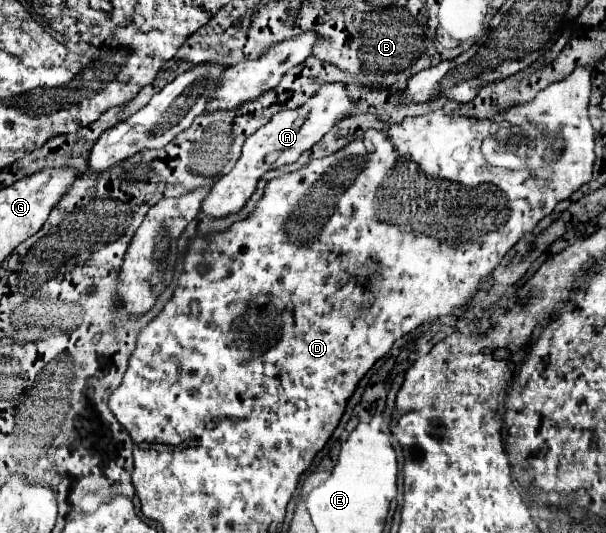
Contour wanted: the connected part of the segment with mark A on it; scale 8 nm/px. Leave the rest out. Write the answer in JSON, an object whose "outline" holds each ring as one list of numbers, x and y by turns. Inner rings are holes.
{"outline":[[328,83,322,85,320,93,312,97,308,103,304,103,300,109,280,111,280,115,274,115,268,125,260,127,260,131,256,131,246,139,242,147,242,155,234,165,234,169,228,175,220,177,210,189,210,193,206,195,206,199,202,201,202,213,212,219,222,219,230,213,242,211,242,207,252,197,258,181,266,171,294,163,304,151,312,149,312,145,318,143,318,139,324,137,330,131,330,127,336,125,336,121,342,119,342,115,350,109,354,109,354,103,348,99,346,87,342,83],[270,155,274,155,276,161,272,163,266,161]]}

